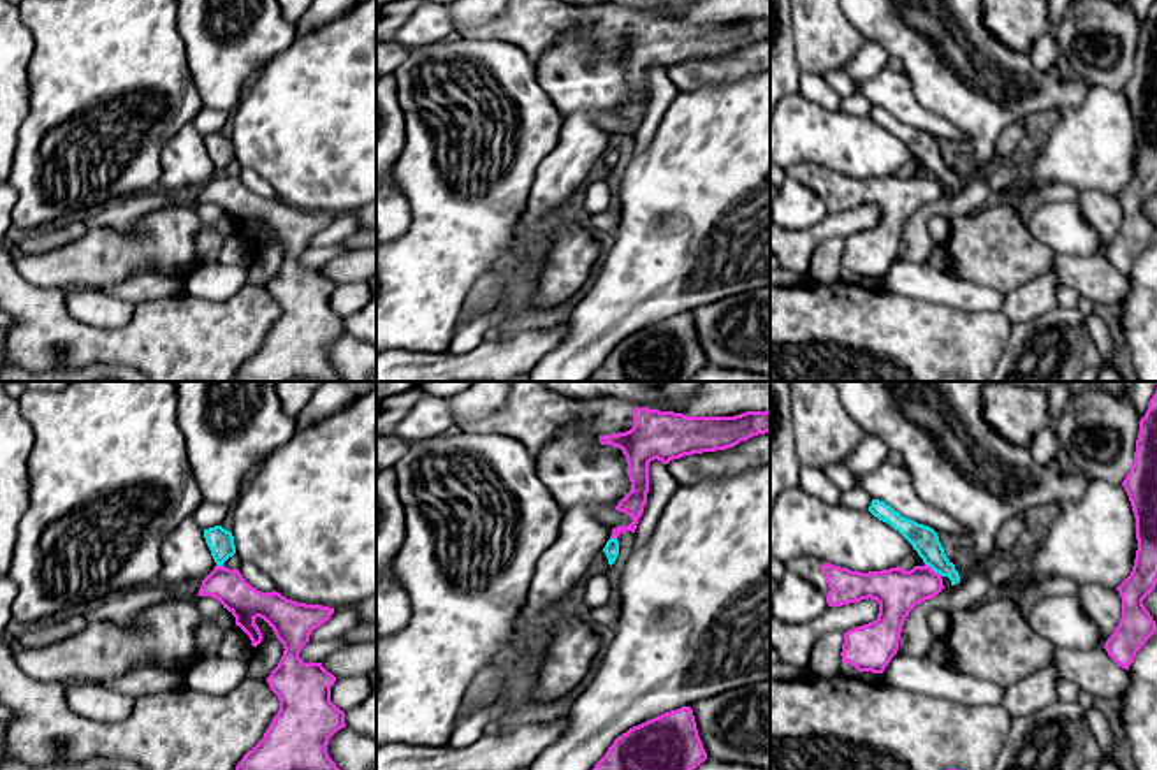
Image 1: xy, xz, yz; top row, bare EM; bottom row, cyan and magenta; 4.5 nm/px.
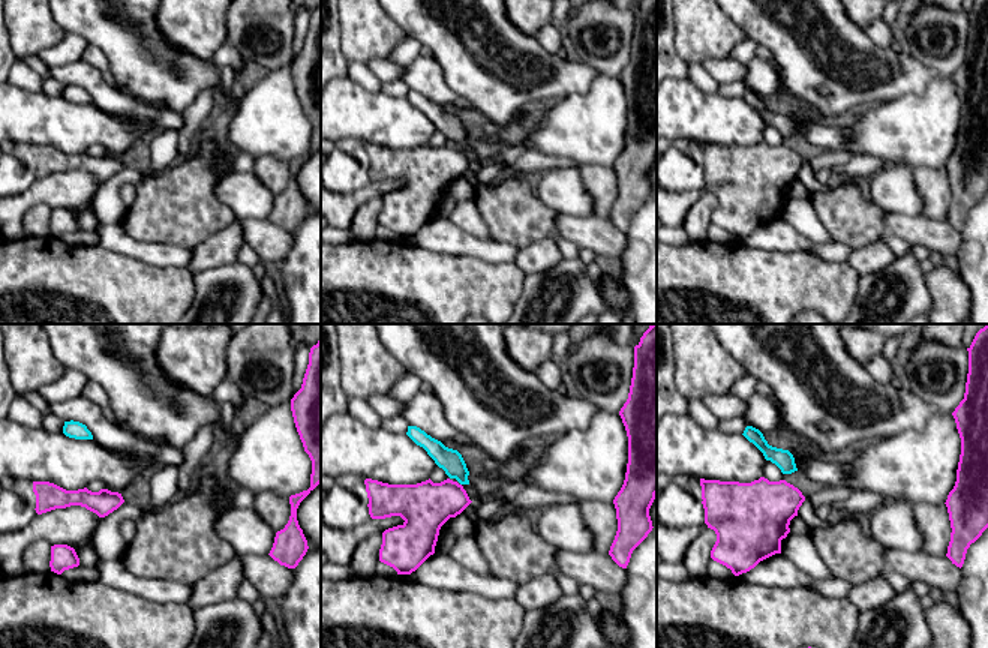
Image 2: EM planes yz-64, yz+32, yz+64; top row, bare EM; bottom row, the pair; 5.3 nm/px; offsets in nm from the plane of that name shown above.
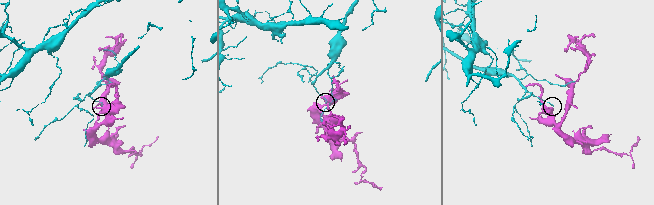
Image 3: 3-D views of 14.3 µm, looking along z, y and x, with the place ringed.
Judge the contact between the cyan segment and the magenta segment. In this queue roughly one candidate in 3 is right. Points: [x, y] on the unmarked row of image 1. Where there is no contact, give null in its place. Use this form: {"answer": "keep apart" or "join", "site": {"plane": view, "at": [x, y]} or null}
{"answer": "keep apart", "site": {"plane": "yz", "at": [934, 176]}}

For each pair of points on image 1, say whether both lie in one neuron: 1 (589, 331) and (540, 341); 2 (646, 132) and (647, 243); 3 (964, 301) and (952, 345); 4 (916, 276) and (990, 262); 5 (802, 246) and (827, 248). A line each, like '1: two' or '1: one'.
1: two
2: two
3: two
4: two
5: two

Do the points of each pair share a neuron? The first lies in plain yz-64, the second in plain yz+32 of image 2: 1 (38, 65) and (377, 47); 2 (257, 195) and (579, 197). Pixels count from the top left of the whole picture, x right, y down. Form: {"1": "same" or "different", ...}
{"1": "different", "2": "same"}

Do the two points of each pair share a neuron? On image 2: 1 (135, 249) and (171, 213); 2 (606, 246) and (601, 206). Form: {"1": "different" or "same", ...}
{"1": "different", "2": "different"}

